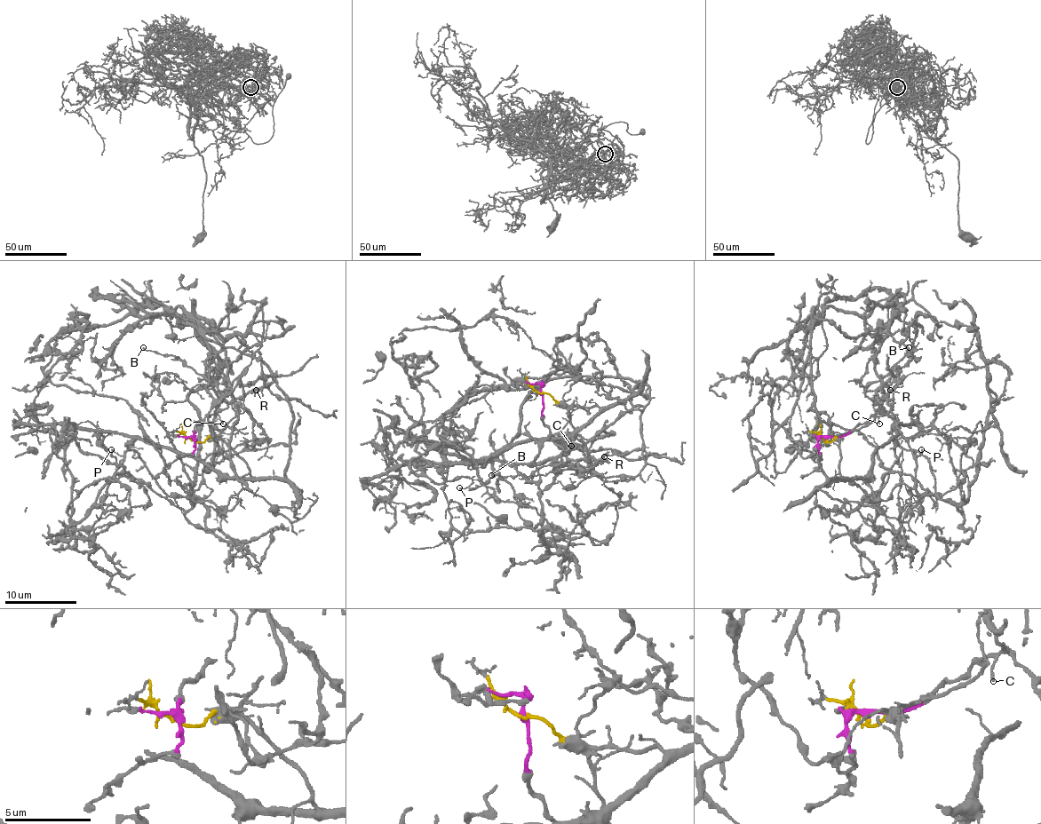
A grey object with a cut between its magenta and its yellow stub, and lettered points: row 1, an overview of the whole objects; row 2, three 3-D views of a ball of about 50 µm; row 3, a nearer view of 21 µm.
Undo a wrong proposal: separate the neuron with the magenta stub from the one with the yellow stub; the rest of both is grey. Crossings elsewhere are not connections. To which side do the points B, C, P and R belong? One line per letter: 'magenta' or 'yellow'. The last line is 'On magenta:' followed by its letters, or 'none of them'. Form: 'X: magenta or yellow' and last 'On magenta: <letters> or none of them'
B: magenta
C: magenta
P: yellow
R: magenta
On magenta: B, C, R

